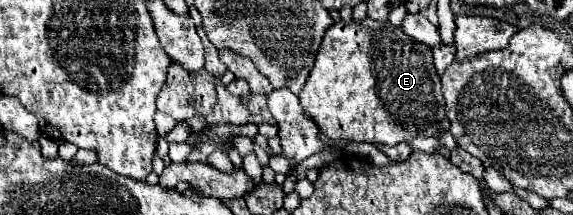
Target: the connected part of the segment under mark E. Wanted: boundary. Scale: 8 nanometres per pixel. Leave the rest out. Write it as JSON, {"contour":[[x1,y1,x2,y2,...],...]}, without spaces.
{"contour":[[371,17,359,21,333,23,321,41,313,71,299,93,305,113,319,125,329,139,345,139,357,143,397,145,413,137,431,137,445,119,445,99,441,81,433,67,433,49,409,39,401,27,379,23]]}

